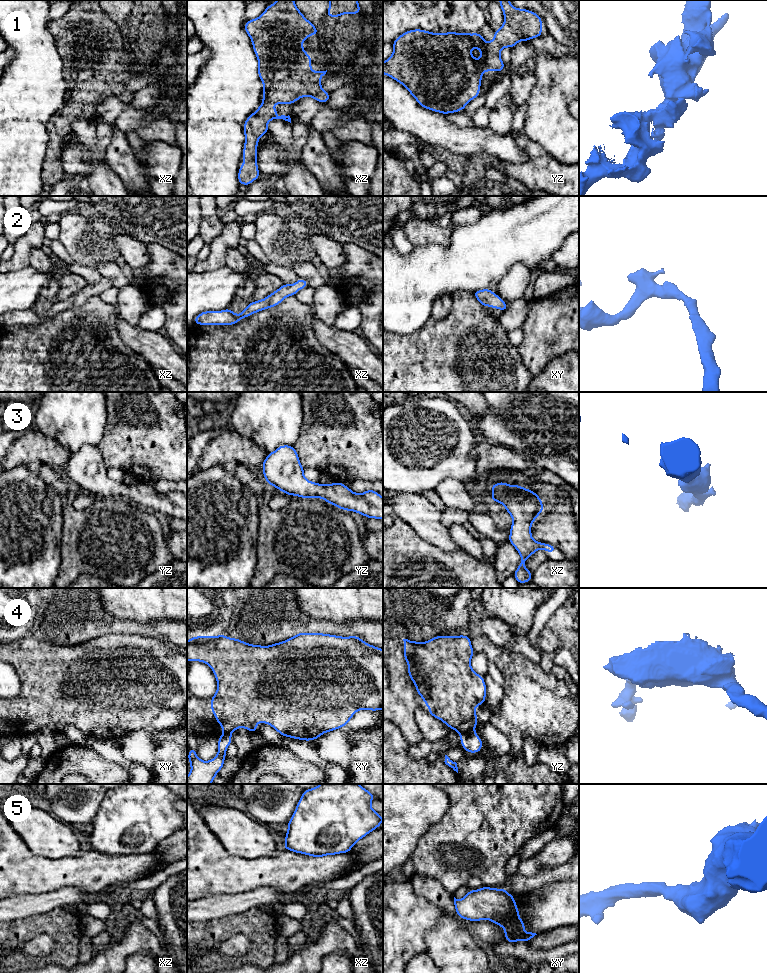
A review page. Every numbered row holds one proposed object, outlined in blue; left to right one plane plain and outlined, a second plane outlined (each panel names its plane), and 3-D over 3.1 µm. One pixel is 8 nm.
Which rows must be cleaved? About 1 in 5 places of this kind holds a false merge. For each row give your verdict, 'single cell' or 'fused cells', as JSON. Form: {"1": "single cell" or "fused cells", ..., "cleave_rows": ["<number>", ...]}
{"1": "single cell", "2": "single cell", "3": "single cell", "4": "fused cells", "5": "fused cells", "cleave_rows": ["4", "5"]}

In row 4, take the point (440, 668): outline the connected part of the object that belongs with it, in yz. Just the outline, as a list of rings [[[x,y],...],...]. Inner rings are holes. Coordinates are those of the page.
[[[466,635],[435,636],[426,642],[404,641],[404,660],[408,663],[408,676],[416,686],[416,692],[429,708],[429,714],[445,723],[449,729],[460,735],[469,733],[478,724],[477,713],[474,709],[483,705],[486,699],[486,683],[482,675],[477,674],[471,667],[471,658],[475,651],[471,645],[471,638]]]

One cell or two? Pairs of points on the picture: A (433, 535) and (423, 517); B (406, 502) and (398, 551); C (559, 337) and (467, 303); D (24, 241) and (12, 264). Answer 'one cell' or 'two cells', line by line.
A: one cell
B: two cells
C: two cells
D: one cell

